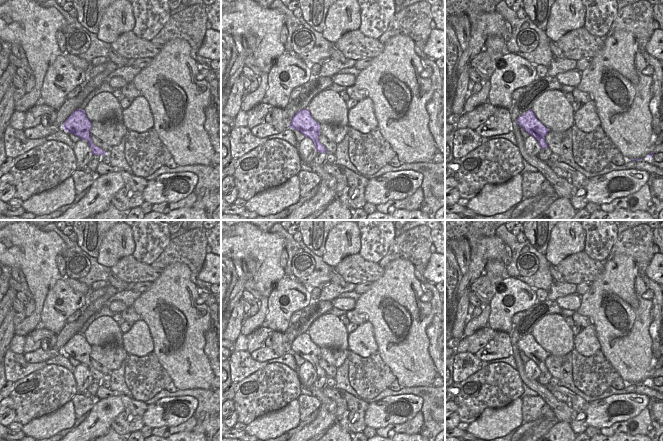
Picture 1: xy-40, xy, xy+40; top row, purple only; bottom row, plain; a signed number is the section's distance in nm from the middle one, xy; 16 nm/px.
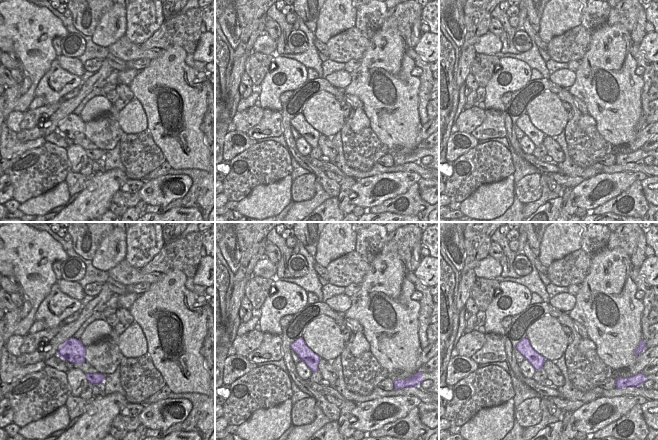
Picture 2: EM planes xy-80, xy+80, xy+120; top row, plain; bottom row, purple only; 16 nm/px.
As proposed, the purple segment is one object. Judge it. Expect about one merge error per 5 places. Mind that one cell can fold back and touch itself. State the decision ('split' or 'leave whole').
leave whole

